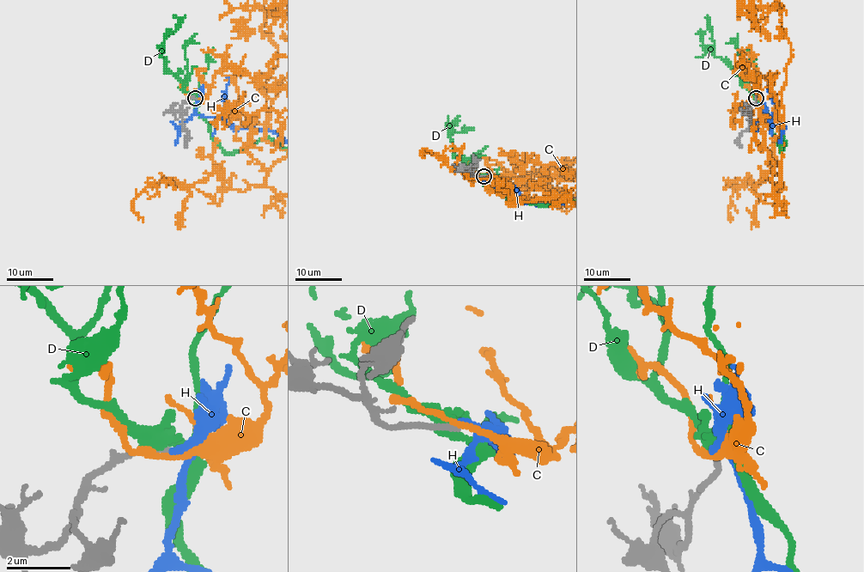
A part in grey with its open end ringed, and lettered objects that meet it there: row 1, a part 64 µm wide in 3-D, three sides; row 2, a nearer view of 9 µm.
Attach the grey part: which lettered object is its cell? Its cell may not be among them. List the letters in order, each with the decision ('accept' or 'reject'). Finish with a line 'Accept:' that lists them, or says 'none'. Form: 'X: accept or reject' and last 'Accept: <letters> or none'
C: reject
D: reject
H: reject
Accept: none

